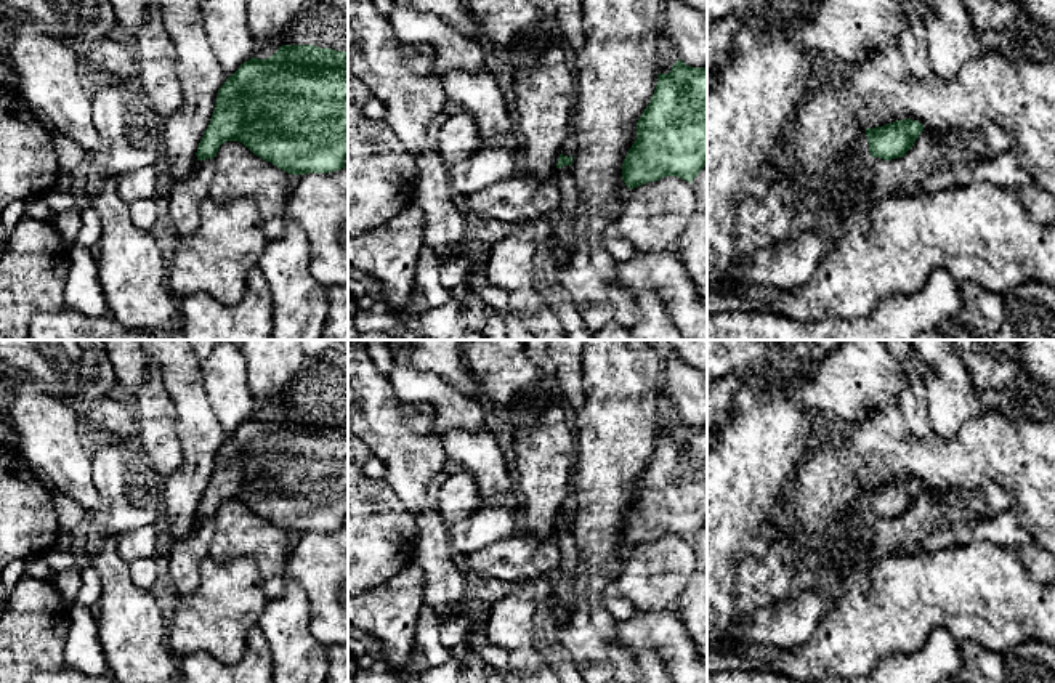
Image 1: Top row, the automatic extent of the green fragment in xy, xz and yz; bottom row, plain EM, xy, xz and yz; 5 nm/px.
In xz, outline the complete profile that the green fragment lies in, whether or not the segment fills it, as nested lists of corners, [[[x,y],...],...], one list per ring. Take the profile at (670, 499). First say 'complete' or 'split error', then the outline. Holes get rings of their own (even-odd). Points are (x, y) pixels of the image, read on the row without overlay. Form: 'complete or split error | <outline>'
complete | [[[678,418],[669,433],[657,433],[649,463],[637,481],[637,499],[622,523],[622,539],[633,548],[664,535],[688,542],[707,521],[707,425],[691,426]]]

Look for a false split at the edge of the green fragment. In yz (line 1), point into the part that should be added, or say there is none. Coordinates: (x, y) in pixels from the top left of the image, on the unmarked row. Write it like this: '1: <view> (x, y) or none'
1: none

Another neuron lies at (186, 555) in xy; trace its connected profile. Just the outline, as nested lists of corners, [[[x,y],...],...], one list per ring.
[[[212,518],[197,519],[194,531],[170,548],[170,576],[175,595],[194,593],[200,585],[200,563],[210,553],[215,535]]]

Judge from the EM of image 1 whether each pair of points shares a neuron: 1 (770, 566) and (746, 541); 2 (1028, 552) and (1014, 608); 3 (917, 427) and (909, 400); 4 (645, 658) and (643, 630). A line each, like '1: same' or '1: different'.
1: different
2: different
3: same
4: different

